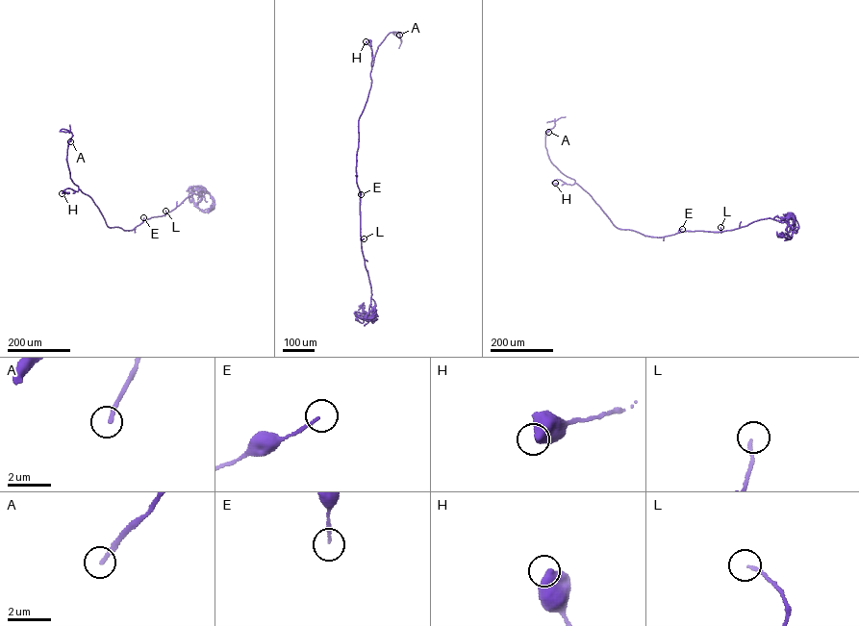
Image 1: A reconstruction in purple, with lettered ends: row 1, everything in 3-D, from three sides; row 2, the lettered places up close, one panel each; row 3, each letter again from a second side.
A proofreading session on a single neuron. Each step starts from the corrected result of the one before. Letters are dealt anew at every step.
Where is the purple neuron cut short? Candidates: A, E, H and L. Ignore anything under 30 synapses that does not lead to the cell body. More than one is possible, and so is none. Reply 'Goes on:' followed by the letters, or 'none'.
Goes on: none

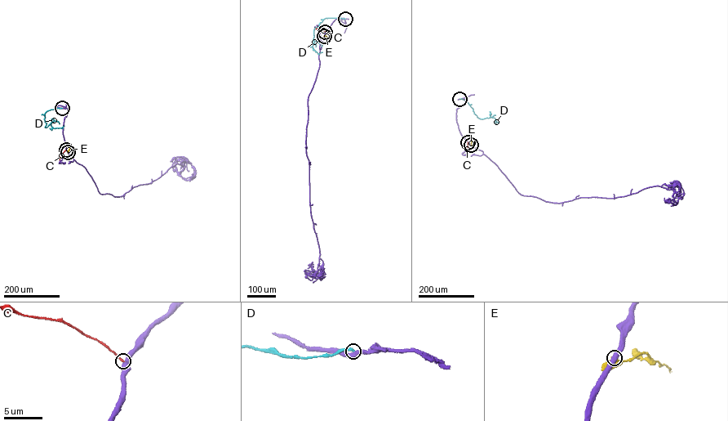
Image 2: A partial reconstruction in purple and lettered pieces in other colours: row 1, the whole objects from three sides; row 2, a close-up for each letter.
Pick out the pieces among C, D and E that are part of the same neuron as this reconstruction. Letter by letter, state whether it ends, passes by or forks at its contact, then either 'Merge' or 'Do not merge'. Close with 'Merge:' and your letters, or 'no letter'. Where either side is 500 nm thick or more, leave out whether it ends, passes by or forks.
C: It ends there. Merge
D: It ends there. Do not merge
E: It ends there. Do not merge
Merge: C

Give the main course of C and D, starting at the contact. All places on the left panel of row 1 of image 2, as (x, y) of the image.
C: (66, 150), (59, 159)
D: (62, 108), (46, 111), (45, 127), (50, 124), (54, 128), (64, 126)

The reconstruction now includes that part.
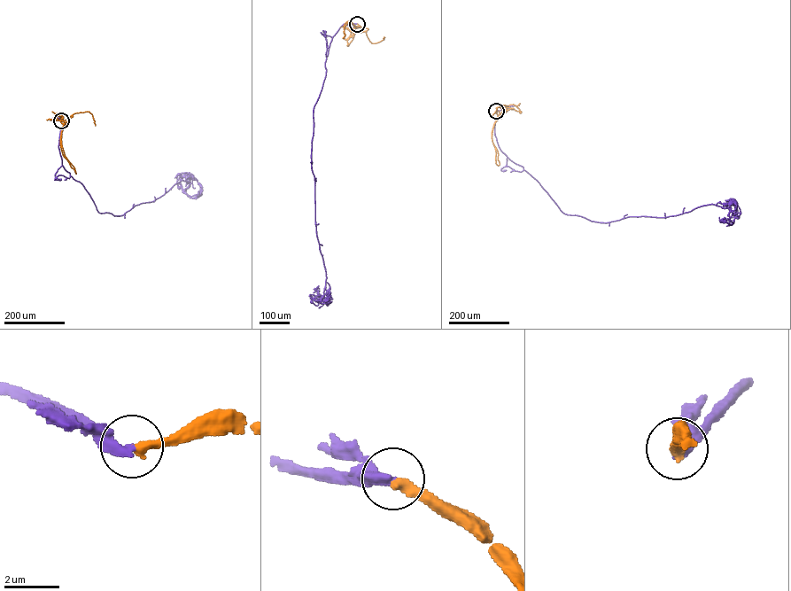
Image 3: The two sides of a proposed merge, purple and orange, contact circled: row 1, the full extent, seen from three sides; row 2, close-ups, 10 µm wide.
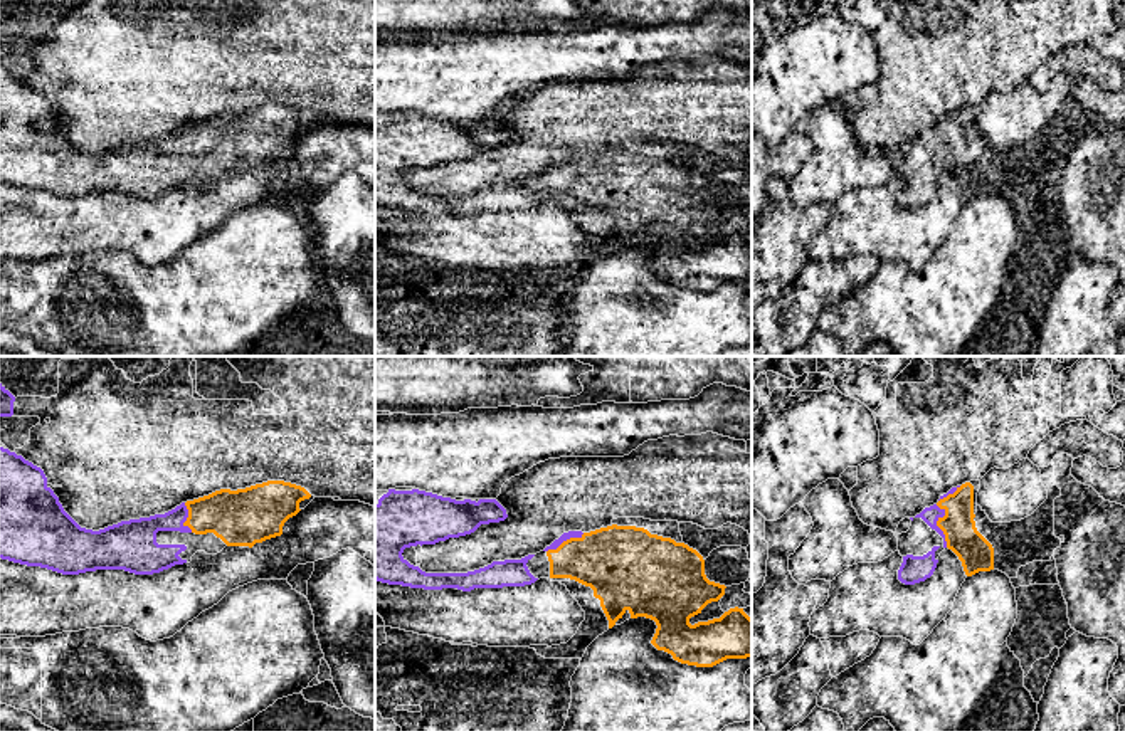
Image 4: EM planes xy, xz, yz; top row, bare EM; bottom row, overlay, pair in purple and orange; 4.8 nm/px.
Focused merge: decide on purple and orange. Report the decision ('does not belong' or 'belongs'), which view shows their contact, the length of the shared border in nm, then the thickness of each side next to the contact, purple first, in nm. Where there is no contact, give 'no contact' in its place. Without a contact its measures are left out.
belongs; contact in yz; length 220 nm; calibres 80 and 160 nm

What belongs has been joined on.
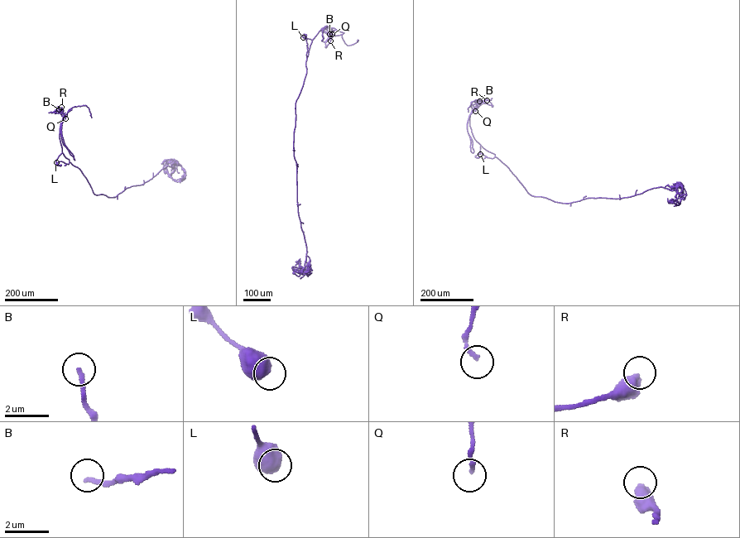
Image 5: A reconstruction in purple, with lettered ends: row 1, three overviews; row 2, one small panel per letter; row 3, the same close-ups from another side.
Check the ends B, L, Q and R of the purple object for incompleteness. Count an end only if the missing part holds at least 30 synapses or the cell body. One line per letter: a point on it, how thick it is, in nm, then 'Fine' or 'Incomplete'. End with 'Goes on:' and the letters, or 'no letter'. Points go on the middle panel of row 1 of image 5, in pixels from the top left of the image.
B: Place: (329, 34). Thickness 200 nm. Incomplete
L: Place: (303, 37). Thickness 650 nm. Fine
Q: Place: (332, 34). Thickness 180 nm. Fine
R: Place: (330, 40). Thickness 500 nm. Incomplete
Goes on: B, R

